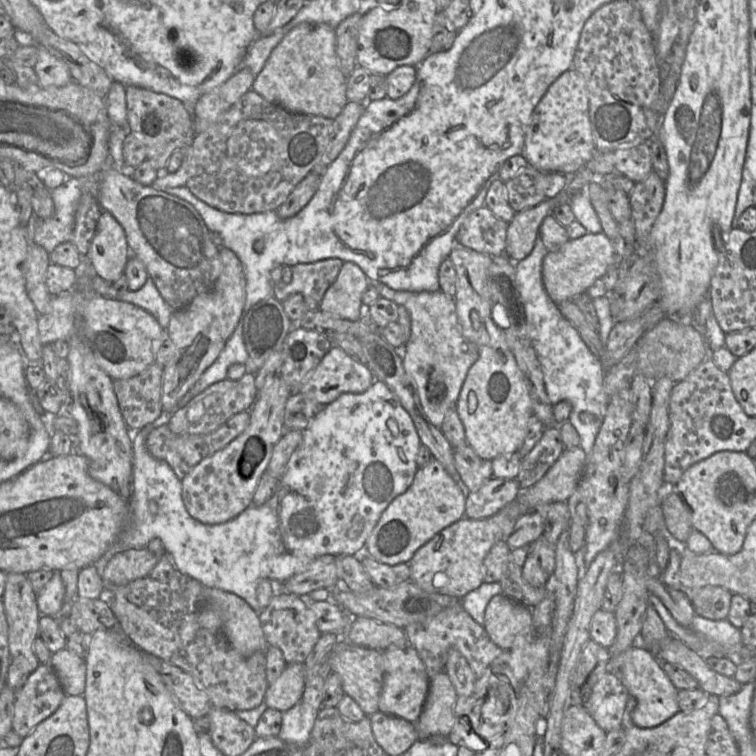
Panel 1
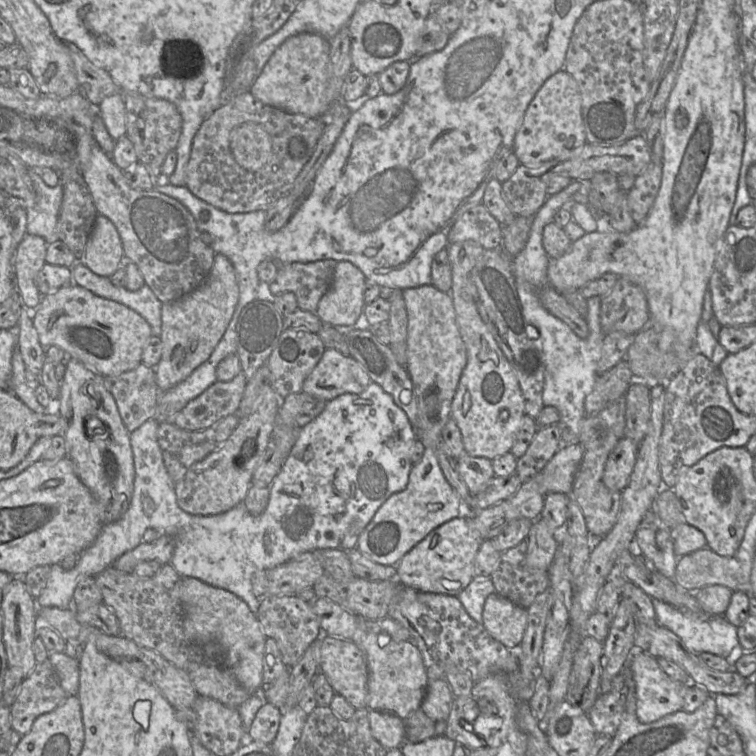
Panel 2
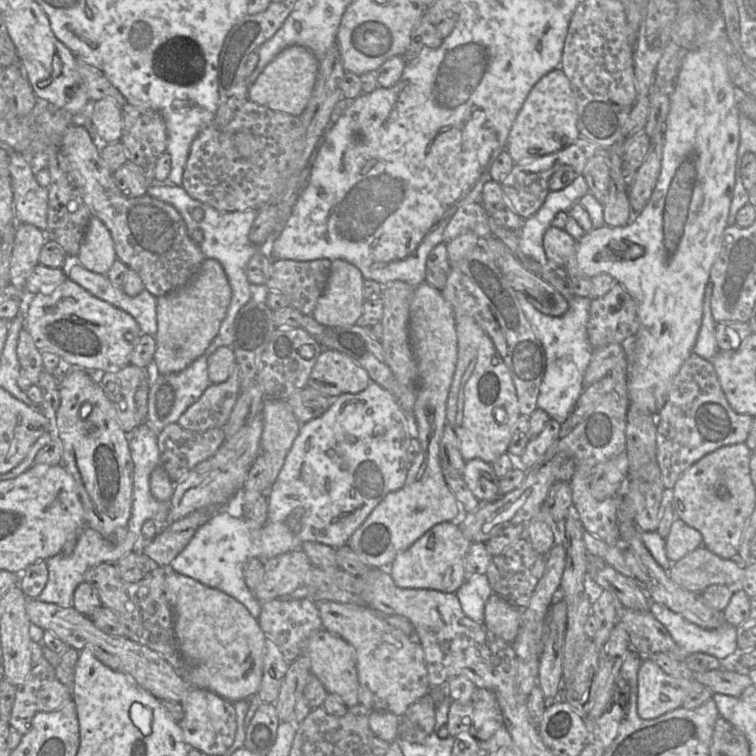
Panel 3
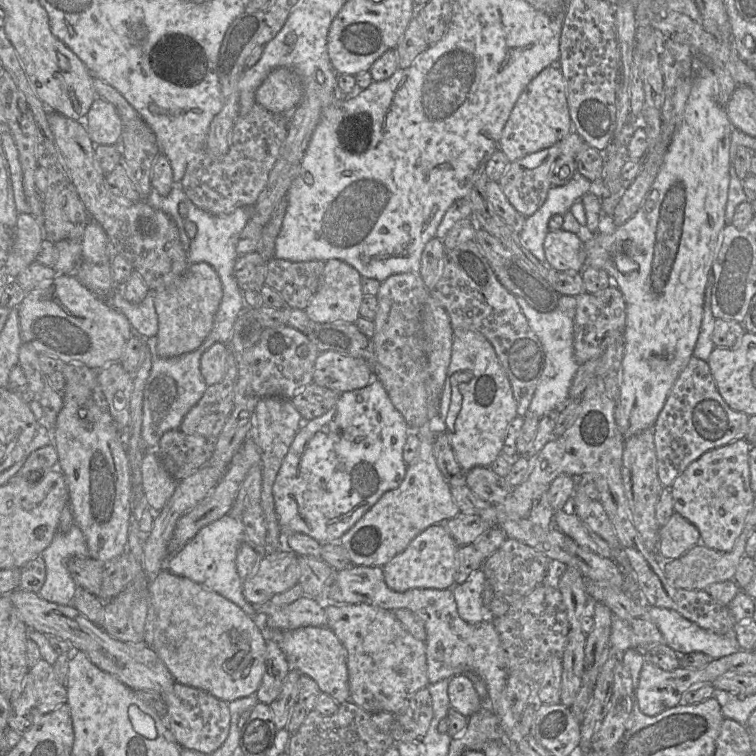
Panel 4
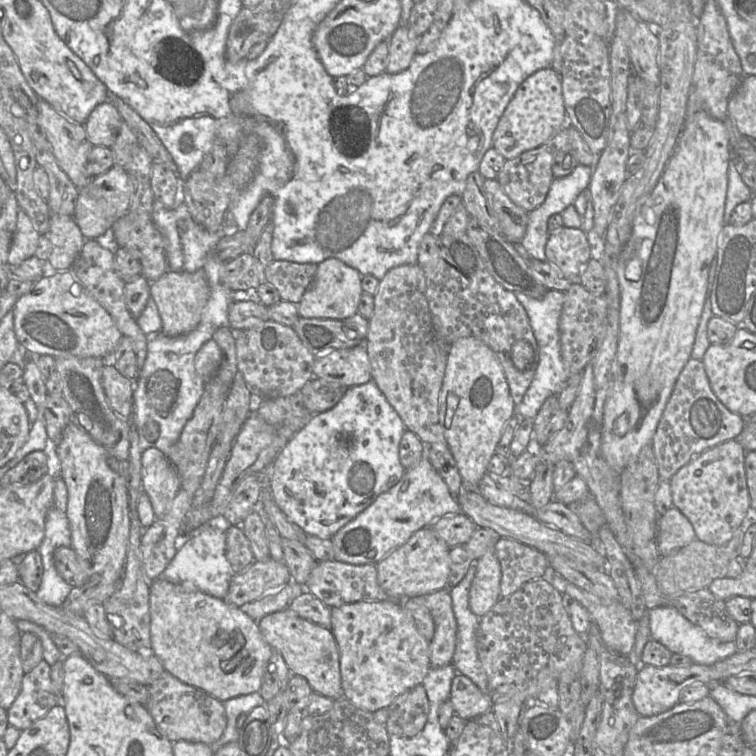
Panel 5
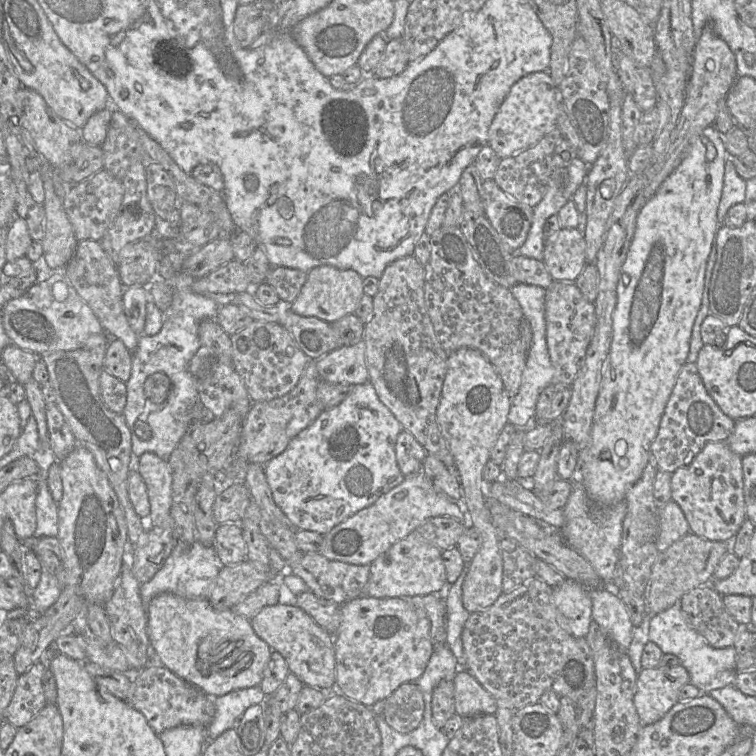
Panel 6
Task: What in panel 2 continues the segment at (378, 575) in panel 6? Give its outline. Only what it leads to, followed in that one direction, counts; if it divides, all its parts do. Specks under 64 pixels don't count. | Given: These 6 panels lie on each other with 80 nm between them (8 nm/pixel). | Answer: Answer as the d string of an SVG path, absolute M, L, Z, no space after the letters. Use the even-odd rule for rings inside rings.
M454 518L431 531L395 565L396 579L417 591L458 596L475 577L475 558L484 541L473 520Z

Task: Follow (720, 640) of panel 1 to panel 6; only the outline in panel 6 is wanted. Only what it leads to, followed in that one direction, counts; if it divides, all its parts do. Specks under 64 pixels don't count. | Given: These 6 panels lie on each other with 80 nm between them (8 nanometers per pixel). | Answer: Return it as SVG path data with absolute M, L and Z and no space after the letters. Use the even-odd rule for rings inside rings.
M679 603L667 610L650 616L649 640L655 643L663 654L672 654L680 659L690 677L689 683L697 687L701 694L733 686L737 675L737 652L732 647L713 648L688 623Z

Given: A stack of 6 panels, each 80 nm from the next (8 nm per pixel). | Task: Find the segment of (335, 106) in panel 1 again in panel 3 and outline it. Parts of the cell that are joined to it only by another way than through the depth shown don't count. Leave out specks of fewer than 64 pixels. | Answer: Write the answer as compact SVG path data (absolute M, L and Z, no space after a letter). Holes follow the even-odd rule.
M293 45L282 50L248 88L248 99L259 105L290 115L301 115L312 95L320 61L308 48Z

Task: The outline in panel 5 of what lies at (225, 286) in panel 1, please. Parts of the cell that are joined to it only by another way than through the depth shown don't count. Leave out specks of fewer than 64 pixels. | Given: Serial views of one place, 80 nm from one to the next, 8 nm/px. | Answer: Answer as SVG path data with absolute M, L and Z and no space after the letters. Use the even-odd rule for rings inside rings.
M204 269L193 273L184 270L167 271L150 283L150 296L154 299L162 320L161 332L167 336L179 336L193 330L200 322L202 312L210 297L210 287Z

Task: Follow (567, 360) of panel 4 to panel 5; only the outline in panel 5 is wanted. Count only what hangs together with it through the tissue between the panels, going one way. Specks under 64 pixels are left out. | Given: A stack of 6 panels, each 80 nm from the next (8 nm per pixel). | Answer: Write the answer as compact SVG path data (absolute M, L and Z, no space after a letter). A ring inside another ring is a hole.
M548 290L540 299L531 298L520 292L513 293L527 314L539 349L539 362L535 375L521 403L515 405L515 416L533 420L546 398L558 395L570 376L562 361L560 347L559 319L563 308L564 292Z

